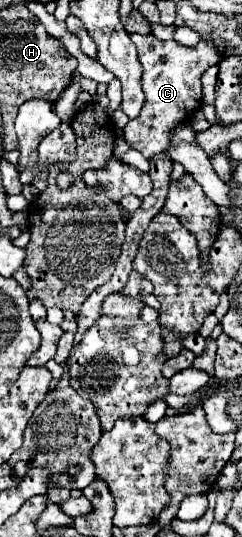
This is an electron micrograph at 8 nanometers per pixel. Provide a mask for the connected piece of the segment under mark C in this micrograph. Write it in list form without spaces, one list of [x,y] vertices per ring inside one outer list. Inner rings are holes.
[[[130,34],[132,42],[138,48],[138,58],[144,66],[142,76],[142,90],[146,94],[144,108],[138,118],[130,120],[122,130],[122,138],[142,152],[144,158],[152,158],[158,152],[166,152],[170,146],[172,132],[178,124],[190,120],[192,112],[196,112],[202,104],[202,84],[200,76],[206,68],[218,64],[222,56],[214,50],[214,42],[210,38],[200,38],[200,42],[192,48],[182,46],[174,40],[158,40],[156,36],[148,34]]]

